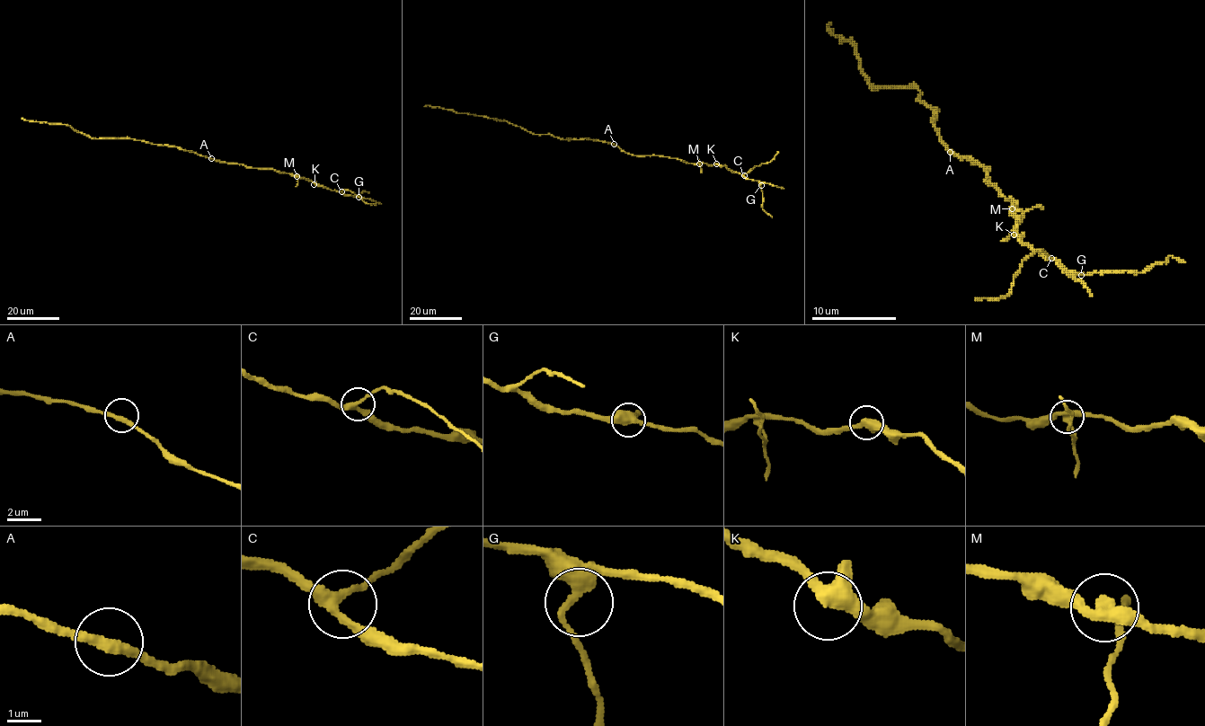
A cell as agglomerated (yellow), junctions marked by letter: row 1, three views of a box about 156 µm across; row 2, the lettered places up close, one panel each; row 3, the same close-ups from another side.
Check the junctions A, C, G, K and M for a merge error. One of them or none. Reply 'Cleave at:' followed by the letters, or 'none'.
Cleave at: M

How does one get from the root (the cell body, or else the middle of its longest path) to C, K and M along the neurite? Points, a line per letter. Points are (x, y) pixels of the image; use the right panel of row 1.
C: (952, 152), (987, 169), (986, 180), (1014, 200), (1011, 213), (1017, 219), (1020, 239), (1051, 258)
K: (952, 152), (987, 169), (986, 180), (1014, 200), (1011, 213), (1017, 219), (1014, 234)
M: (952, 152), (987, 169), (986, 180), (1014, 200), (1011, 209)

